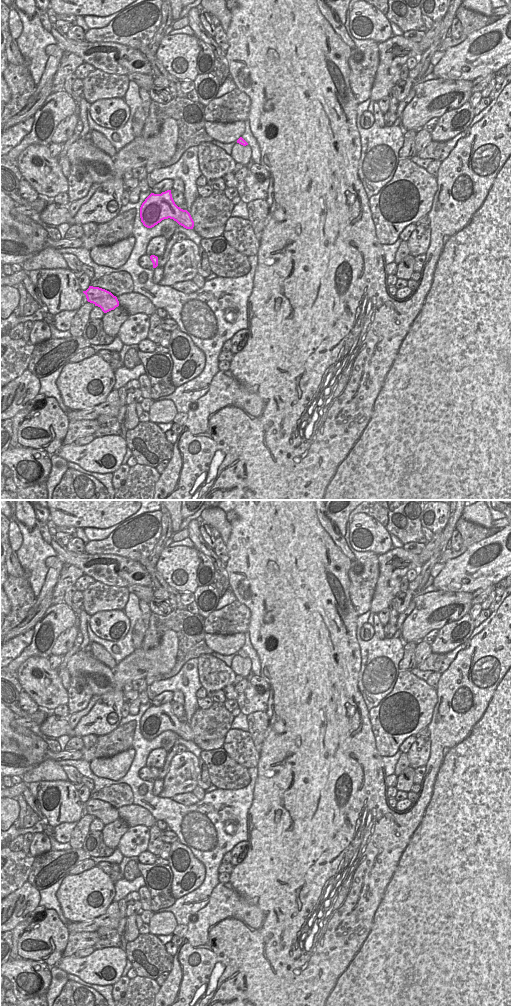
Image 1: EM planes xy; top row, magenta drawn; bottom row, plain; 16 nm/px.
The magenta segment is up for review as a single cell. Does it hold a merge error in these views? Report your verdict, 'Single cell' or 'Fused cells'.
Single cell.

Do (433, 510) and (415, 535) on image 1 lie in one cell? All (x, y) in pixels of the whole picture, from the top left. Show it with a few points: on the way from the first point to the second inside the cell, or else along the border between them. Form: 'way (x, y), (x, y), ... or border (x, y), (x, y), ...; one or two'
border (424, 510), (420, 516), (421, 526); two

